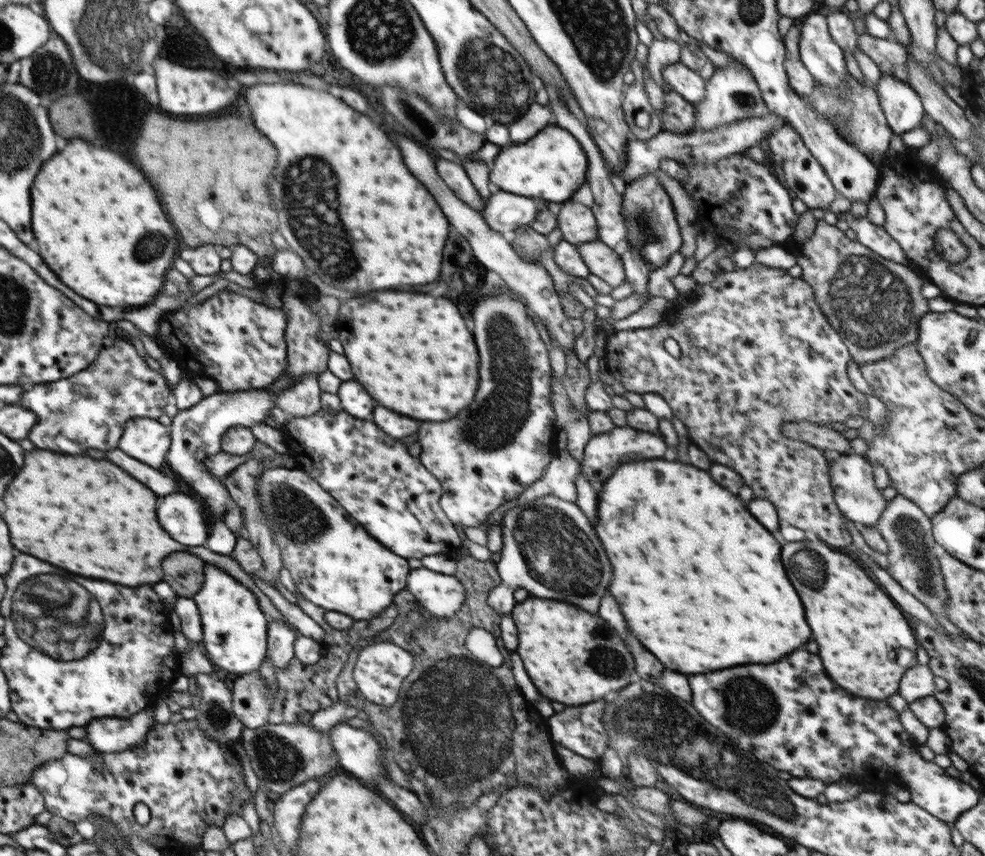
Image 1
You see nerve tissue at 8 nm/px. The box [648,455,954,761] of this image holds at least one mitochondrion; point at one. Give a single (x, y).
(908, 530)

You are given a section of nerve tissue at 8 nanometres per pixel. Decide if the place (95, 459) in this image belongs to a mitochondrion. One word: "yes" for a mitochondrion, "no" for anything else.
no

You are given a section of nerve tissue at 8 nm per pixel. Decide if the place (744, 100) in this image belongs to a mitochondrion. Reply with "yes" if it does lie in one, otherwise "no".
yes

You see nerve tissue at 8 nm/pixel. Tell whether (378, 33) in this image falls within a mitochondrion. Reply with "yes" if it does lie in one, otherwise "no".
yes

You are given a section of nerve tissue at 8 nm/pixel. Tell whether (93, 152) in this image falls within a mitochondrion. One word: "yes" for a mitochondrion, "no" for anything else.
no

